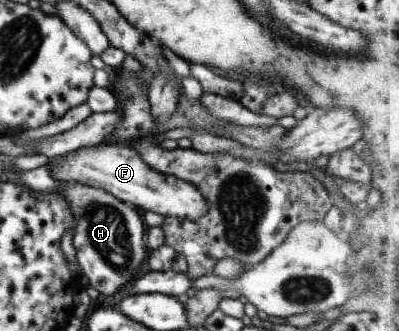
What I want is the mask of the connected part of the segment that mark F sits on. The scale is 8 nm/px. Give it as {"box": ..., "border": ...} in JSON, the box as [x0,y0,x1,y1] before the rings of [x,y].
{"box":[47,143,207,219],"border":[[[101,143],[89,146],[56,157],[47,165],[51,176],[59,182],[77,180],[90,187],[100,187],[141,211],[153,211],[168,218],[181,219],[200,219],[207,212],[206,198],[194,184],[152,169],[137,151],[124,145]]]}

